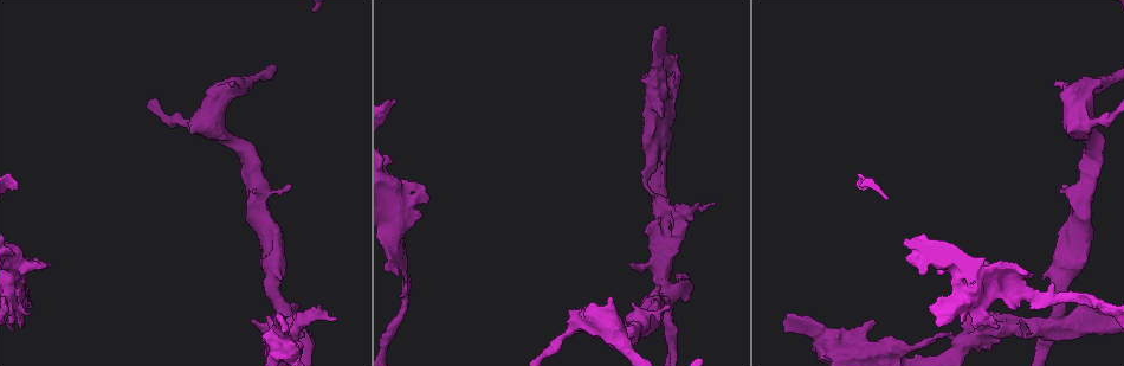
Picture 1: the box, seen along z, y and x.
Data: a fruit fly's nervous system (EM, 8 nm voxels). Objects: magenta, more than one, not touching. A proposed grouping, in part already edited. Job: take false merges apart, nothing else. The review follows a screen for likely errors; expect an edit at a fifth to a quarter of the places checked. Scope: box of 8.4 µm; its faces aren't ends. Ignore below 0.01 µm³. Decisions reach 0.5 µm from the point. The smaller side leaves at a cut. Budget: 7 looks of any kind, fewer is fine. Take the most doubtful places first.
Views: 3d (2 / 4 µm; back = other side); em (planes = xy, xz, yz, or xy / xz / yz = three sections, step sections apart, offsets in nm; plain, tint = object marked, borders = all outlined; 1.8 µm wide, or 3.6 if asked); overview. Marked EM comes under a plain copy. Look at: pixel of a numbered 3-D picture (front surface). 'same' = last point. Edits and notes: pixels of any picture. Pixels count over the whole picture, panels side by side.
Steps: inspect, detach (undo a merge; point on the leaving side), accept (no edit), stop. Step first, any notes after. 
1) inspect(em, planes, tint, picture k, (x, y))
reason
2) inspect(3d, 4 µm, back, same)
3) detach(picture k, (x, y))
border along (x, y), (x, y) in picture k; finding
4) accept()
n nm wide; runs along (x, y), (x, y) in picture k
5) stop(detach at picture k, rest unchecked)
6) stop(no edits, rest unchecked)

inspect(3d, 2 µm, picture 1, (664, 195))
two arms in line, one across

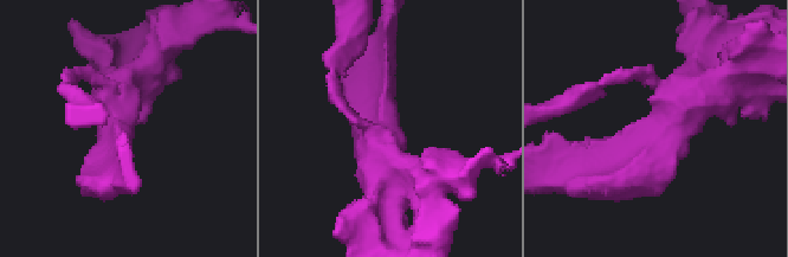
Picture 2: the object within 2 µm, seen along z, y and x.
inspect(em, xz, step 16, tint, picture 2, (115, 125))
need the tissue

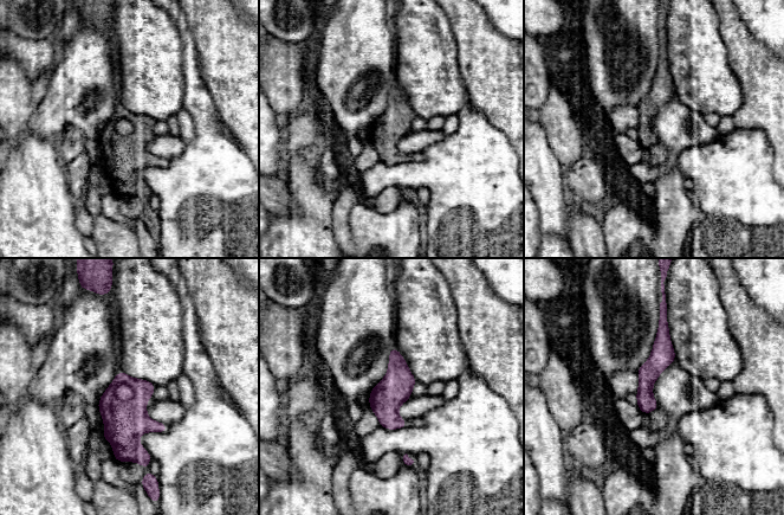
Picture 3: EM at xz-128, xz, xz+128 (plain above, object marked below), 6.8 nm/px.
accept()
runs along (663, 322), (646, 410) in picture 3; all the same neuron

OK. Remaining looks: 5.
inspect(3d, 4 µm, picture 1, (656, 88))
sudden change in width

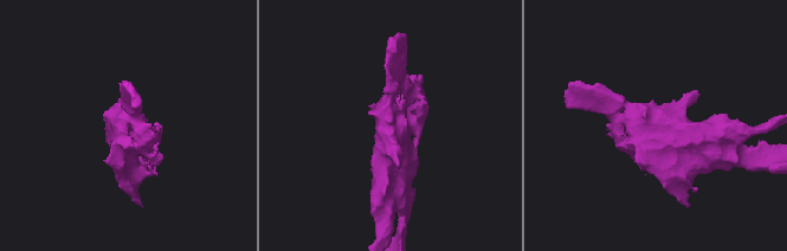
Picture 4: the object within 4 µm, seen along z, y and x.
inspect(em, planes, tint, picture 4, (393, 122))

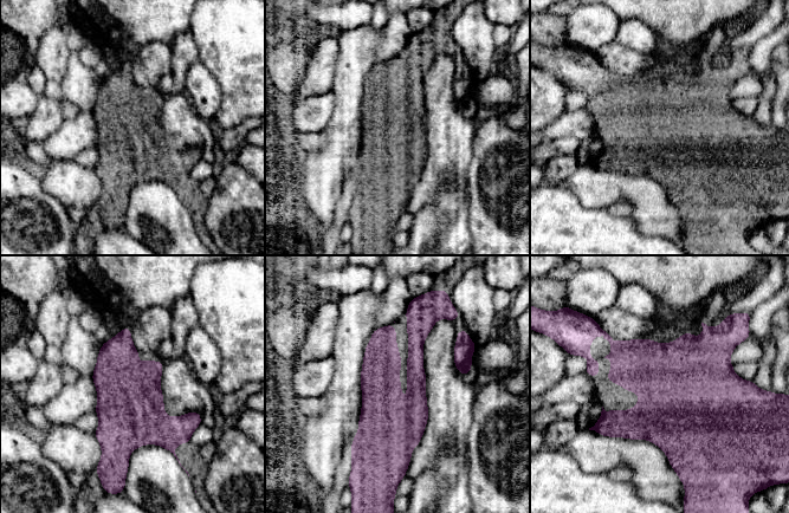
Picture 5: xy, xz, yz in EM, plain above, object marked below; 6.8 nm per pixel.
accept()
one neuron here

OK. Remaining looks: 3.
inspect(em, 3.6 µm, xz, step 4, tint, picture 1, (403, 200))
calibre changes

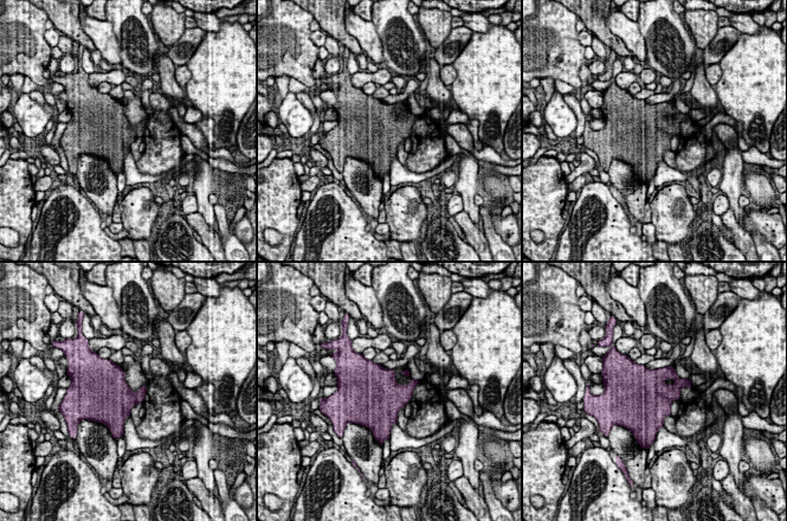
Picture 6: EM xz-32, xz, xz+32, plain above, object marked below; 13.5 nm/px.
inspect(em, 3.6 µm, planes, tint, same)
cut it another way

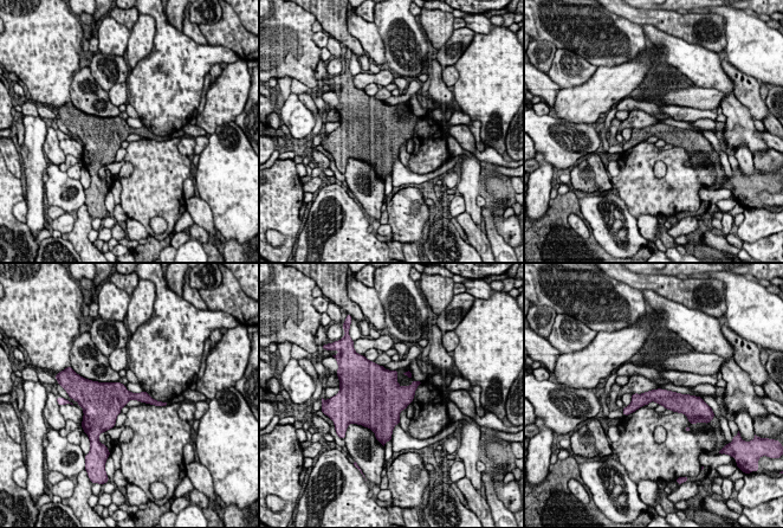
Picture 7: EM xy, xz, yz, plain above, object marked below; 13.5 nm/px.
accept()
runs along (690, 403), (647, 397), (627, 411) in picture 7; continuous, no second neuron

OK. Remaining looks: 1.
stop(no edits, rest unchecked)

